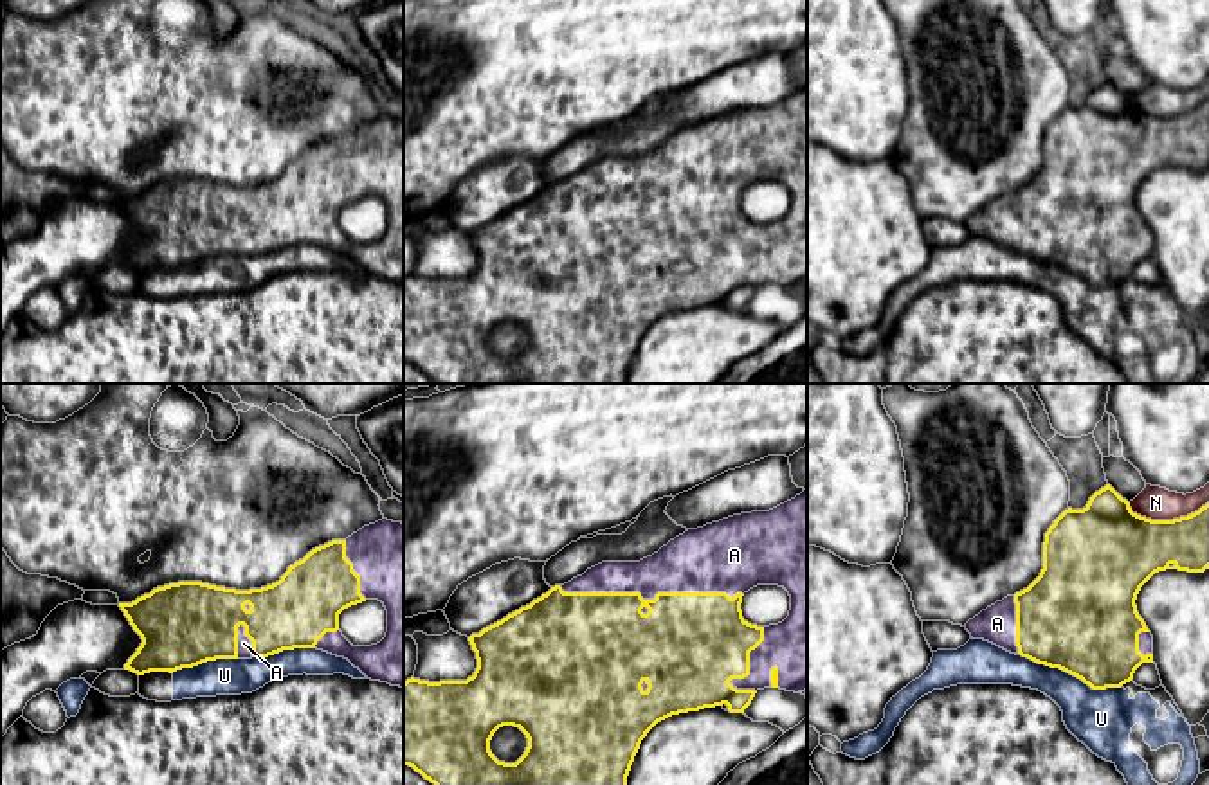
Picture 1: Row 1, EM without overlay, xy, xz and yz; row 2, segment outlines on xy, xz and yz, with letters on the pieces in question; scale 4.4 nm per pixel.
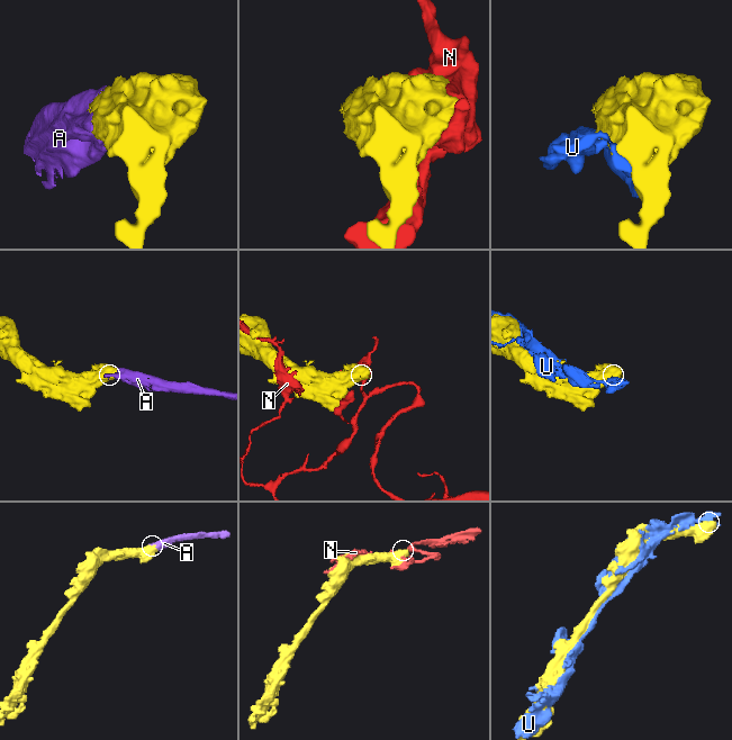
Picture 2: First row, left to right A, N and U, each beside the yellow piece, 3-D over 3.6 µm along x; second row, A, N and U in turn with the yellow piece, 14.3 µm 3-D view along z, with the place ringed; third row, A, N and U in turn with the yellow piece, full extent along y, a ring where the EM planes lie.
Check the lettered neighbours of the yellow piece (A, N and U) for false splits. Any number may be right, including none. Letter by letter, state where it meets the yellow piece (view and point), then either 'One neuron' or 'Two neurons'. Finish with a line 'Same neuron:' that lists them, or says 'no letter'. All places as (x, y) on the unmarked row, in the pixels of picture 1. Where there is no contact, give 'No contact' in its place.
A: Touches yellow at xz (651, 197). One neuron
N: Touches yellow at yz (1168, 117). Two neurons
U: Touches yellow at yz (1071, 270). Two neurons
Same neuron: A

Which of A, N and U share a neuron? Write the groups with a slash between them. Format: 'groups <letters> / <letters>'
groups A / N / U

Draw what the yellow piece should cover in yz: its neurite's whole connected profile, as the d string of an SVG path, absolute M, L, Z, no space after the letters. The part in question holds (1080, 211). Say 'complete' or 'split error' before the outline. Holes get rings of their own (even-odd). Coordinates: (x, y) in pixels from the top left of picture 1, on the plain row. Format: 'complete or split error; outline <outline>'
split error; outline M1106 81L1083 106L1065 106L1049 124L1040 173L969 216L966 227L973 236L1059 265L1092 286L1121 284L1142 259L1153 259L1153 232L1135 196L1141 184L1166 166L1209 166L1209 99L1187 113L1151 117L1133 110Z

